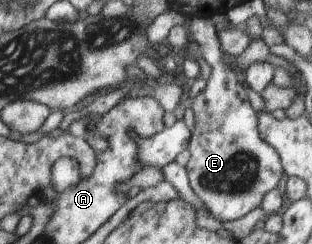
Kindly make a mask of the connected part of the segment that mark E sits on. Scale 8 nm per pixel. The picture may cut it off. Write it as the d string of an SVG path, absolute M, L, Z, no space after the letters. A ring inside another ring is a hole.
M210 16L191 17L188 30L190 39L199 43L201 56L210 66L211 72L204 89L188 103L194 116L194 128L187 144L190 157L184 168L192 192L204 204L205 209L216 220L230 222L230 220L236 220L236 218L248 214L248 210L258 208L264 194L270 192L272 188L276 188L276 184L282 178L279 154L258 134L257 114L254 114L254 110L250 108L250 104L246 100L244 85L238 82L239 76L236 76L236 72L228 72L232 68L228 68L228 64L224 64L226 60L224 60L224 54L219 50L214 23Z

